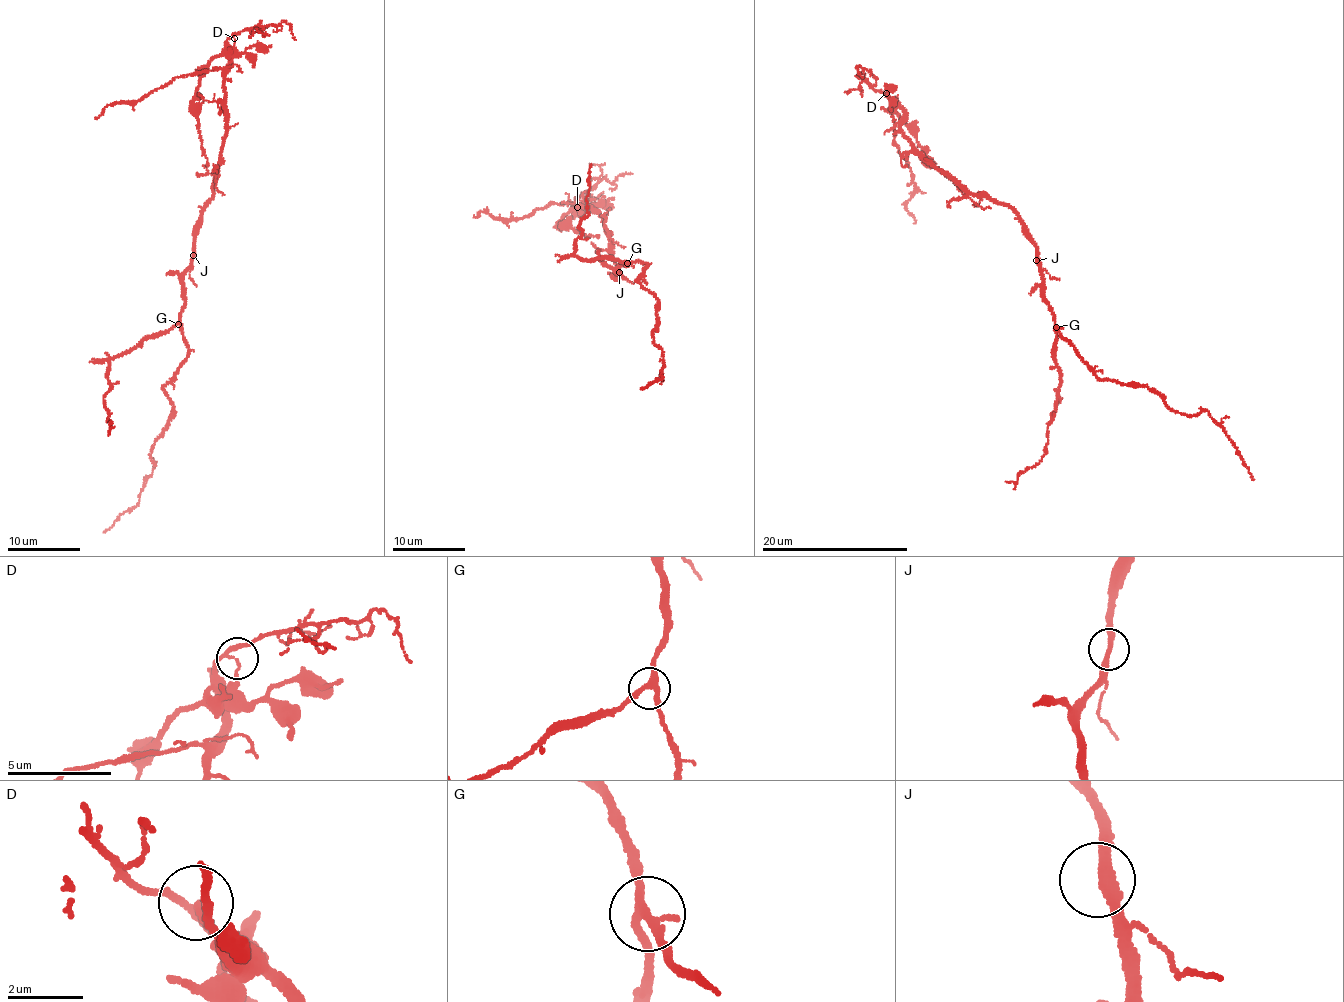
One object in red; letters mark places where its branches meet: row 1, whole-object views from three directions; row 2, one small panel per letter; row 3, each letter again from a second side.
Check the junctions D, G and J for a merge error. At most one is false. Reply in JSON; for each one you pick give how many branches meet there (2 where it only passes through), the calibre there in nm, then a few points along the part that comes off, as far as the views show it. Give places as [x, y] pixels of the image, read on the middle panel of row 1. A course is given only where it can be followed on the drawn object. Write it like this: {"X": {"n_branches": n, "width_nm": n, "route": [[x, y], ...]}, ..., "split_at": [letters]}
{"D": {"n_branches": 3, "width_nm": 110, "route": [[578, 207], [559, 222], [562, 226], [599, 236]]}, "split_at": ["D"]}

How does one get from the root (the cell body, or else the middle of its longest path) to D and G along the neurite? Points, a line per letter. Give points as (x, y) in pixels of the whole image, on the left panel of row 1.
D: (192, 255), (195, 227), (213, 194), (226, 136), (225, 67), (235, 39)
G: (192, 255), (192, 264), (183, 277), (184, 304), (178, 324)

